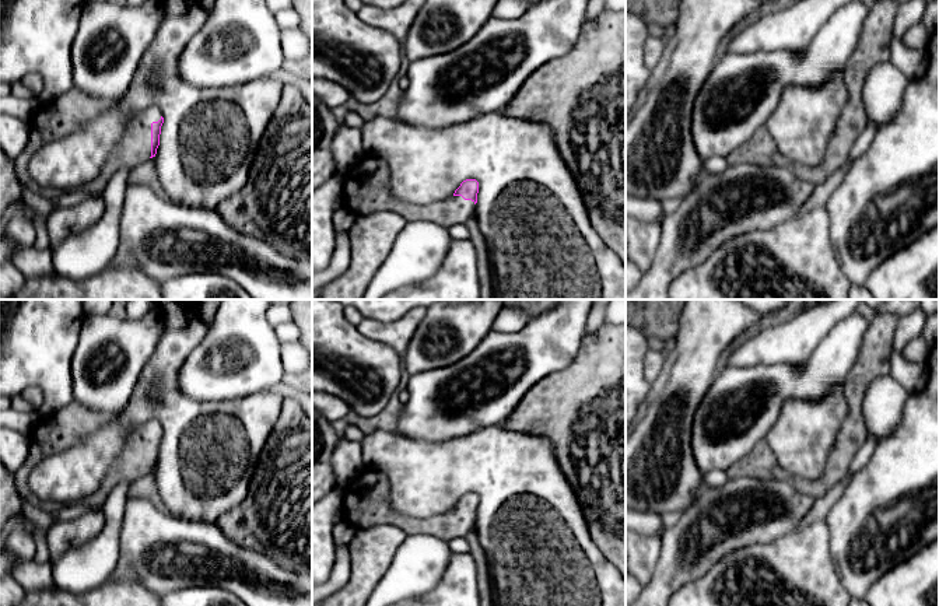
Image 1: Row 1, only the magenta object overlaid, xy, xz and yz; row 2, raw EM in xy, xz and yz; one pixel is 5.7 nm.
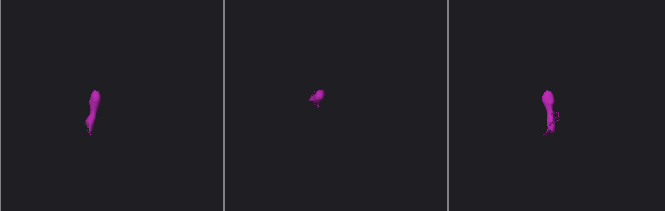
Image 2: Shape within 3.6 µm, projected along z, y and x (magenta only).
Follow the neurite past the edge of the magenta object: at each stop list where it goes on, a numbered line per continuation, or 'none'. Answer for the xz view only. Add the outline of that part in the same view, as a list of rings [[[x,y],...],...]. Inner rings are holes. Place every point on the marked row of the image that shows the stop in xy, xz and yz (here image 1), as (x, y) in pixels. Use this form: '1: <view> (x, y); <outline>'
1: xz (365, 191); [[[364,155],[344,178],[343,206],[357,217],[392,211],[407,221],[432,221],[446,228],[465,224],[476,214],[476,204],[462,196],[451,196],[437,203],[411,204],[392,195],[388,185],[388,162],[374,155]]]

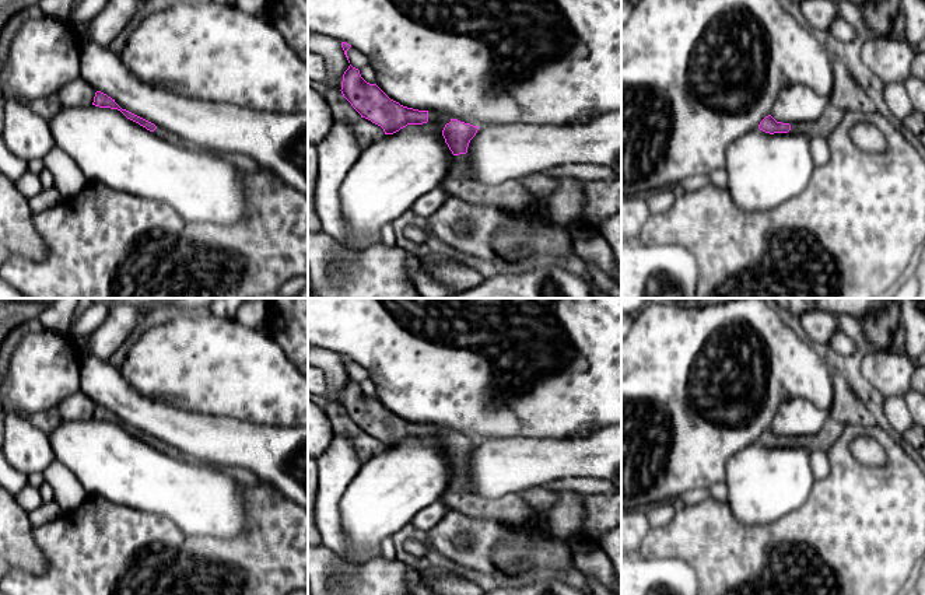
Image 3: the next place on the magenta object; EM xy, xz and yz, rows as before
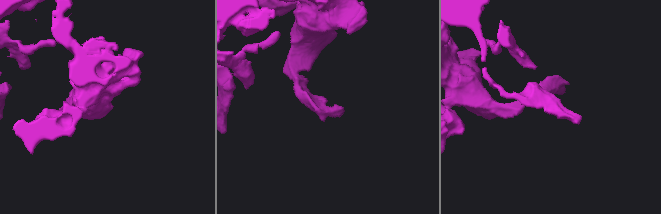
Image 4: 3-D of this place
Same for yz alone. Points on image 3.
1: yz (833, 114); [[[828,101],[823,115],[812,123],[791,123],[788,133],[805,133],[807,137],[821,136],[828,137],[830,133],[840,125],[844,118],[847,106],[840,101]]]

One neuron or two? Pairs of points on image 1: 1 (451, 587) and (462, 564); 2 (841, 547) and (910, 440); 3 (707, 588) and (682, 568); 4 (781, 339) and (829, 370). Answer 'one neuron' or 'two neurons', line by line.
1: one neuron
2: one neuron
3: two neurons
4: two neurons

